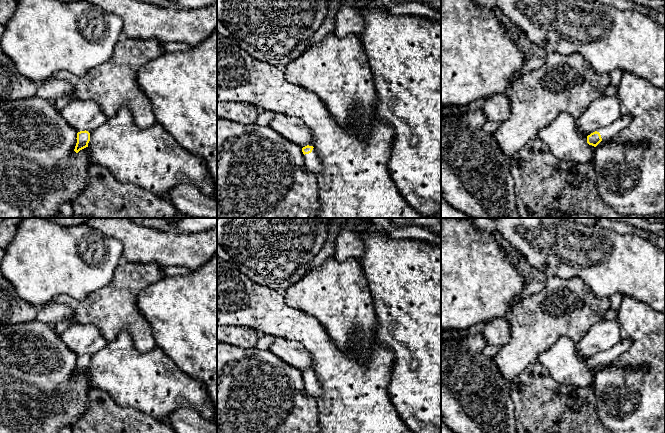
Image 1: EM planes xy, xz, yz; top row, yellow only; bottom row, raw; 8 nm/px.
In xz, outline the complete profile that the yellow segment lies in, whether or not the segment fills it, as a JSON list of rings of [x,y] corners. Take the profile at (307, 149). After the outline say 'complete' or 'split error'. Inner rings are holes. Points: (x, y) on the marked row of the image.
[[[305,146],[302,148],[304,154],[304,162],[309,172],[317,177],[321,173],[321,161],[313,146]]] | split error

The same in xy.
[[[80,131],[77,133],[77,143],[74,151],[78,153],[80,150],[88,147],[90,141],[90,133],[88,131]]] | complete

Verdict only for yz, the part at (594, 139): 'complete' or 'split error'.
split error

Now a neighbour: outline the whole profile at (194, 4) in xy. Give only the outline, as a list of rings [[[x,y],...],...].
[[[173,0],[173,3],[176,3],[183,8],[200,9],[217,4],[217,0]]]

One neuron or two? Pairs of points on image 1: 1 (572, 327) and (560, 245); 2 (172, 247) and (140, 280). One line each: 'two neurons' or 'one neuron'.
1: two neurons
2: two neurons

